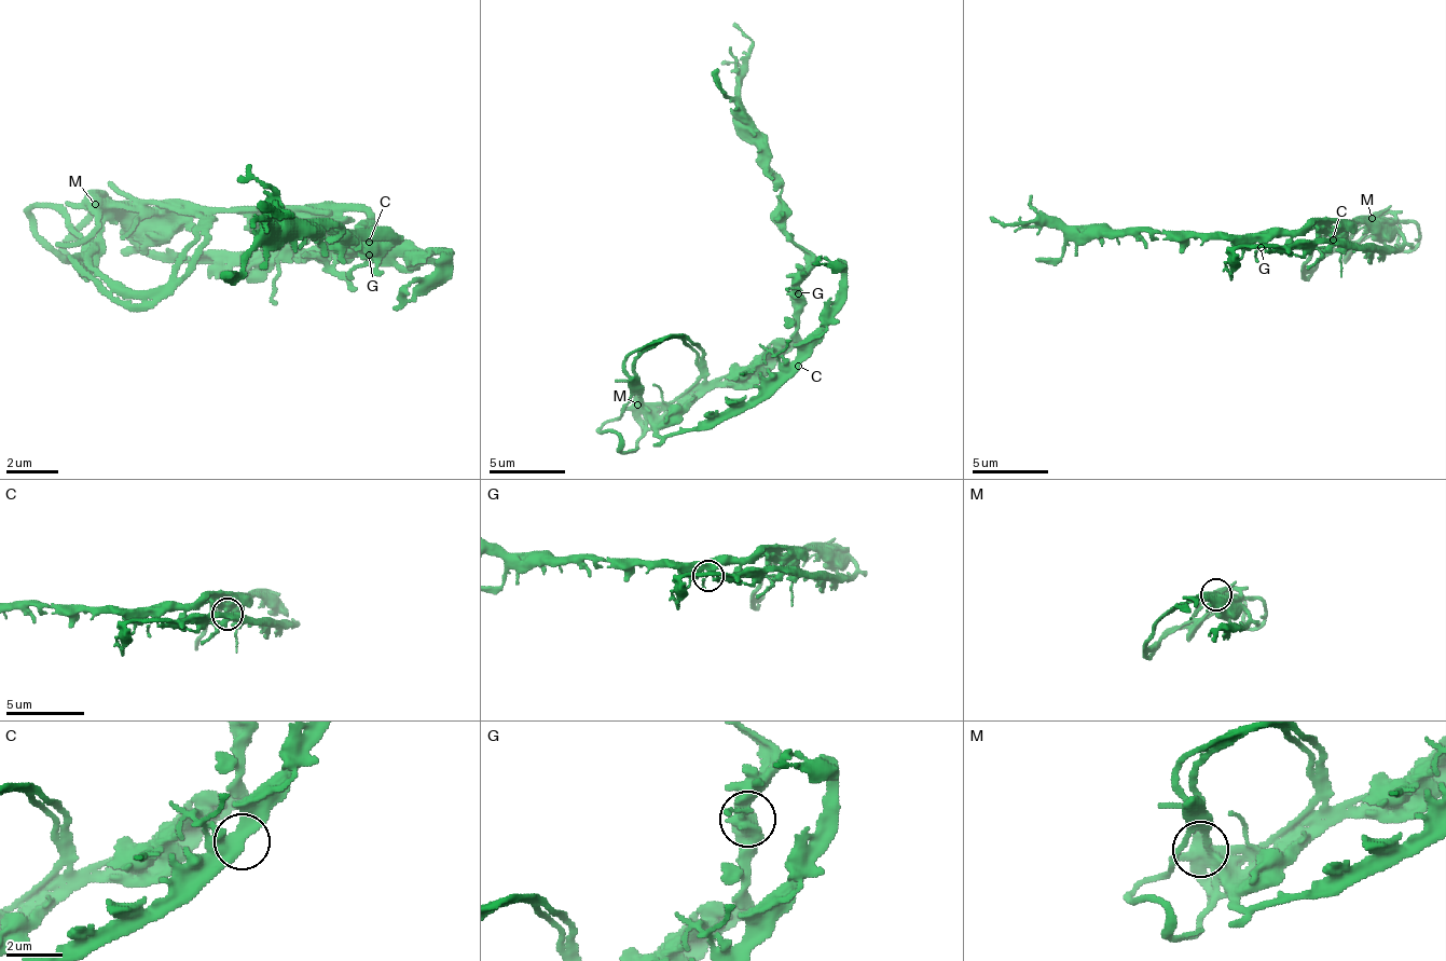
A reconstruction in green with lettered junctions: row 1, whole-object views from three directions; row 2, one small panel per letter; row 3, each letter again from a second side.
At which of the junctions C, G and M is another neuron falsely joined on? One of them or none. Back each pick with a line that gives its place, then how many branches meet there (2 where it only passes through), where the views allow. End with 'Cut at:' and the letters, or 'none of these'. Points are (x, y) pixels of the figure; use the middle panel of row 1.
Cut at: none of these

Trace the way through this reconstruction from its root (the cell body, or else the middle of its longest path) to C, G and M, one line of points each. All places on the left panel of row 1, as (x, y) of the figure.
C: (362, 228), (343, 221), (330, 234), (330, 261), (356, 242), (369, 242)
G: (362, 228), (362, 248), (369, 255)
M: (362, 228), (349, 221), (304, 221), (291, 208), (161, 208), (154, 202), (141, 208), (102, 208), (96, 202)

